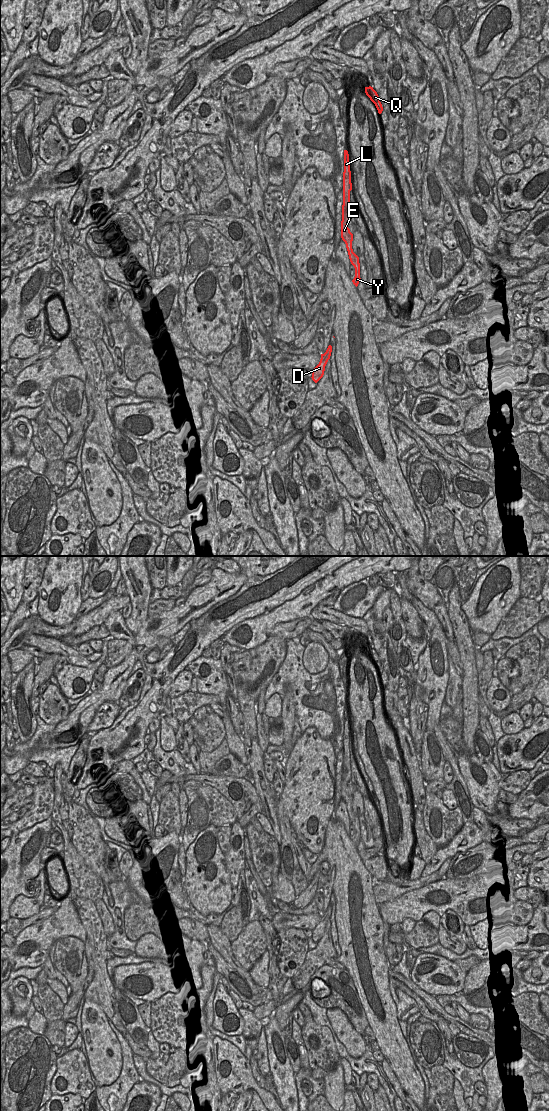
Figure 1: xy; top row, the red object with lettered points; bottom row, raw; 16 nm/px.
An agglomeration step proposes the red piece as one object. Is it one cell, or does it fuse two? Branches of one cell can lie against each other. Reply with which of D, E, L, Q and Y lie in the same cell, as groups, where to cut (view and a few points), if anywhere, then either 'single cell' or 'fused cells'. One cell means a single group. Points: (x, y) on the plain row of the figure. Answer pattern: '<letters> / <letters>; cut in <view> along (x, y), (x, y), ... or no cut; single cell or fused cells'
D E Y / L Q; cut in xy along (342, 779), (342, 782), (346, 785); fused cells

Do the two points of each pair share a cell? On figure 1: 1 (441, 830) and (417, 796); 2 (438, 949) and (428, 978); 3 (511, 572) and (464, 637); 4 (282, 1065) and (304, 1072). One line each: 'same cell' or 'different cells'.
1: different cells
2: different cells
3: different cells
4: different cells

